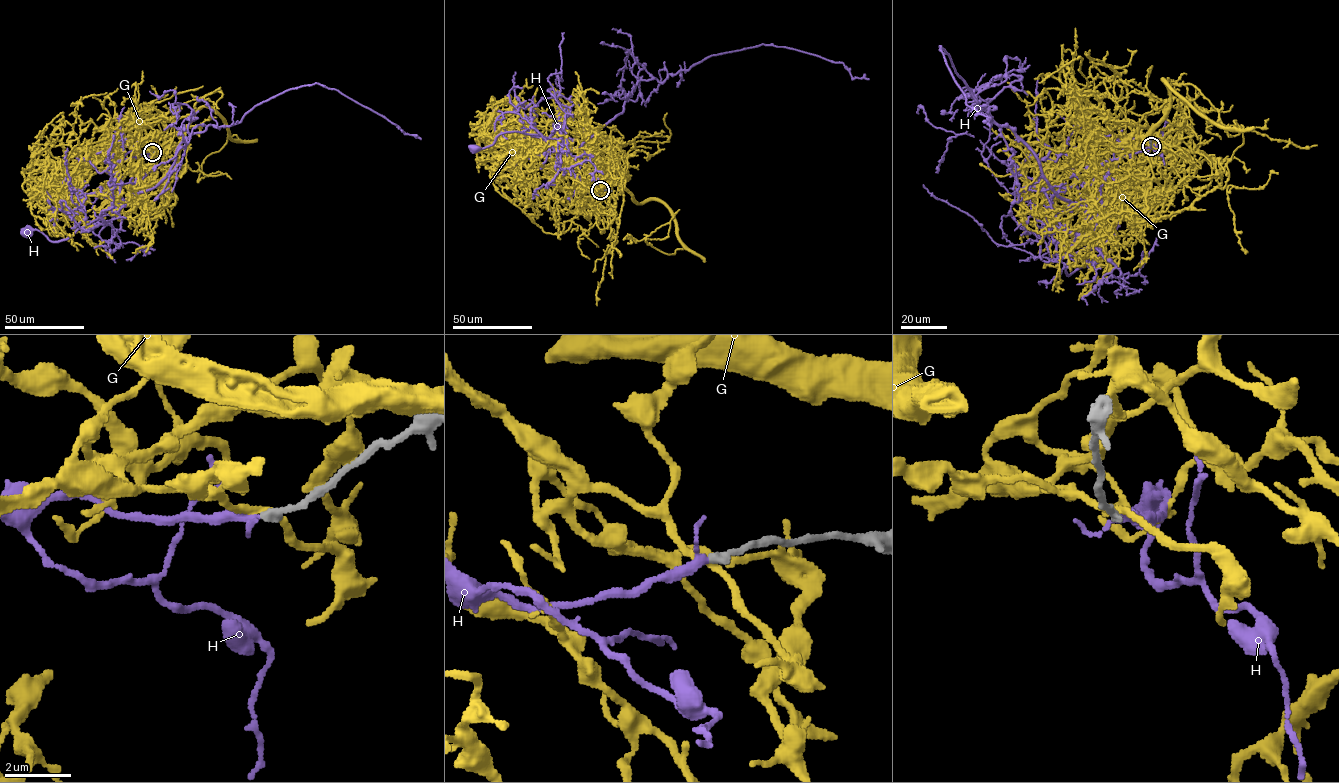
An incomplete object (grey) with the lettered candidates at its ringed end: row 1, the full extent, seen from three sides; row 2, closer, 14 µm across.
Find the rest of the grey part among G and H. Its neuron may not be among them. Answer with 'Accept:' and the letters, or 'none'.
Accept: none

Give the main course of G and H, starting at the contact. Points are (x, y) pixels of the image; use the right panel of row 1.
G: (1151, 146), (1137, 126), (1165, 112), (1164, 80), (1240, 128), (1225, 185), (1198, 178), (1222, 168), (1222, 188)
H: (1151, 146), (1078, 173), (1086, 217), (1071, 245), (1067, 273), (1090, 262)

